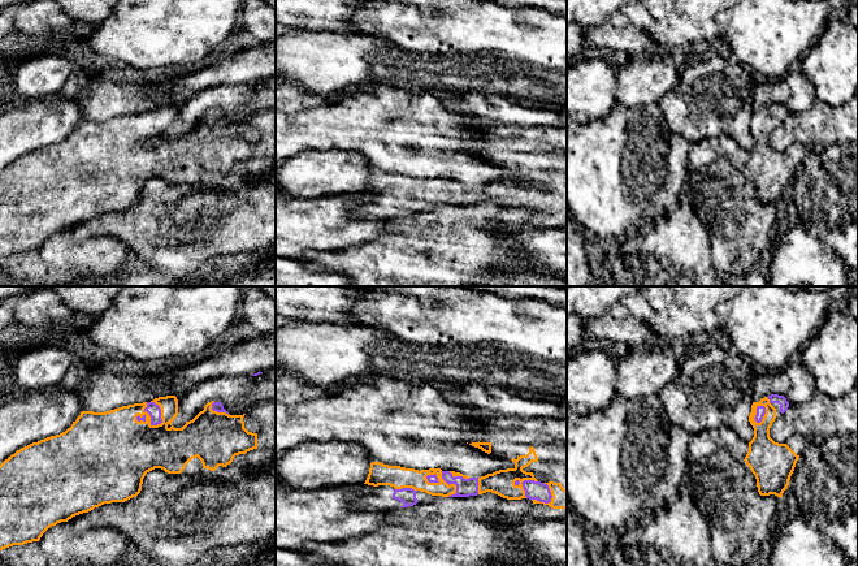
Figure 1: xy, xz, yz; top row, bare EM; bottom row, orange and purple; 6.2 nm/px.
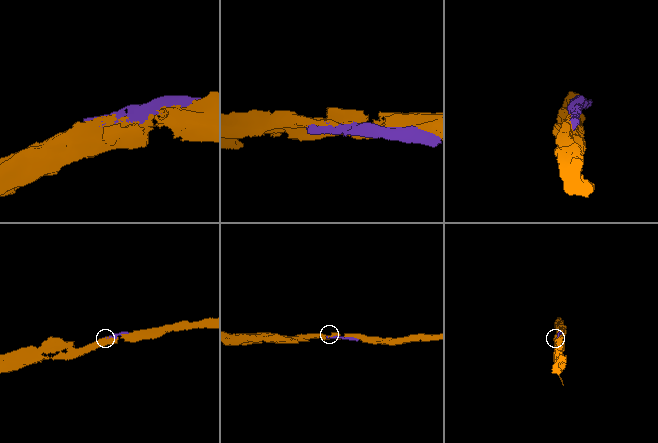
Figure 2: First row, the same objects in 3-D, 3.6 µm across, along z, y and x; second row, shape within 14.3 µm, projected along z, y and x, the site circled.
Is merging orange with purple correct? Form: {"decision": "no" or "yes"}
{"decision": "yes"}

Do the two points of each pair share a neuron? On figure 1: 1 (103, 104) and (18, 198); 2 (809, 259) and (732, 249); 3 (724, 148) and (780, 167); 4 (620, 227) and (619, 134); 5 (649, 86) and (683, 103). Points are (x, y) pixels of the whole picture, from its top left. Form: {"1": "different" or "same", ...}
{"1": "same", "2": "different", "3": "same", "4": "same", "5": "different"}

